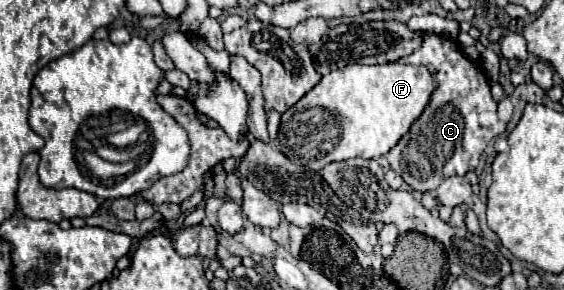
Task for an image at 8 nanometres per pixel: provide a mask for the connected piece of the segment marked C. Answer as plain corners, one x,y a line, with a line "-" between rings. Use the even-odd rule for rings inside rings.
416,31
416,35
422,39
418,51
398,59
398,63
410,63
410,65
424,65
434,83
436,83
436,89
434,89
434,95
430,97
430,103
426,105
426,109
422,111
422,115
412,123
410,131
388,151
388,161
390,161
390,167
414,189
414,191
424,191
424,189
434,189
442,179
444,179
444,163
448,163
454,155
462,155
462,165
464,165
464,171
460,173
466,173
466,171
472,171
476,169
476,165
480,163
480,155
484,153
486,145
490,143
490,139
498,137
500,133
504,133
506,129
506,123
498,119
496,115
496,101
492,99
490,95
490,83
484,75
484,71
480,71
480,67
476,63
472,63
460,49
460,45
454,41
454,39
448,39
448,37
440,37
432,31

